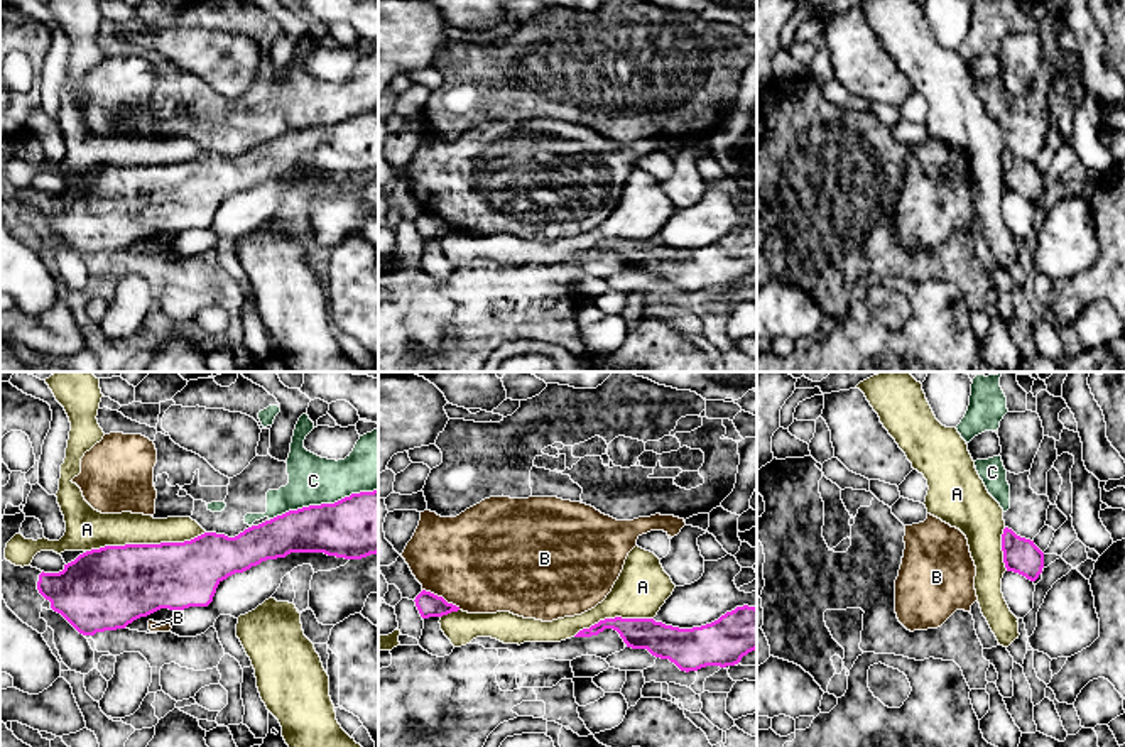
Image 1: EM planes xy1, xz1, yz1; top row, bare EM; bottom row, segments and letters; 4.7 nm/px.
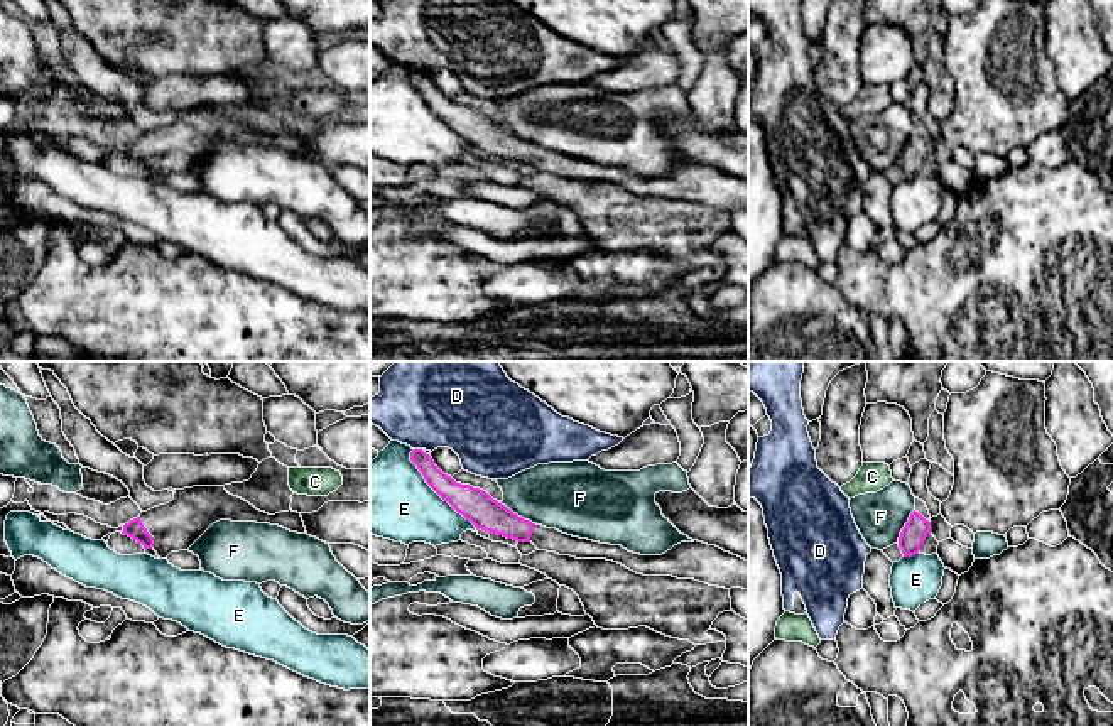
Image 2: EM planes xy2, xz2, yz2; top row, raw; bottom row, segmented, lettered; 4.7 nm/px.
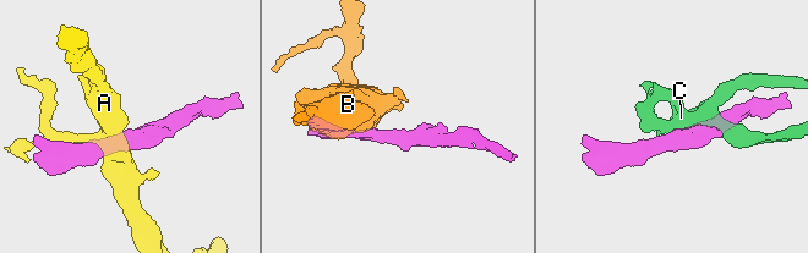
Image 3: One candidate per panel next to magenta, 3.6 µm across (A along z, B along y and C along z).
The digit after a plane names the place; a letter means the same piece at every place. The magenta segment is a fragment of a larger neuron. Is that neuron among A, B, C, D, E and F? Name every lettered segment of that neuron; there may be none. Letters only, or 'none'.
none

